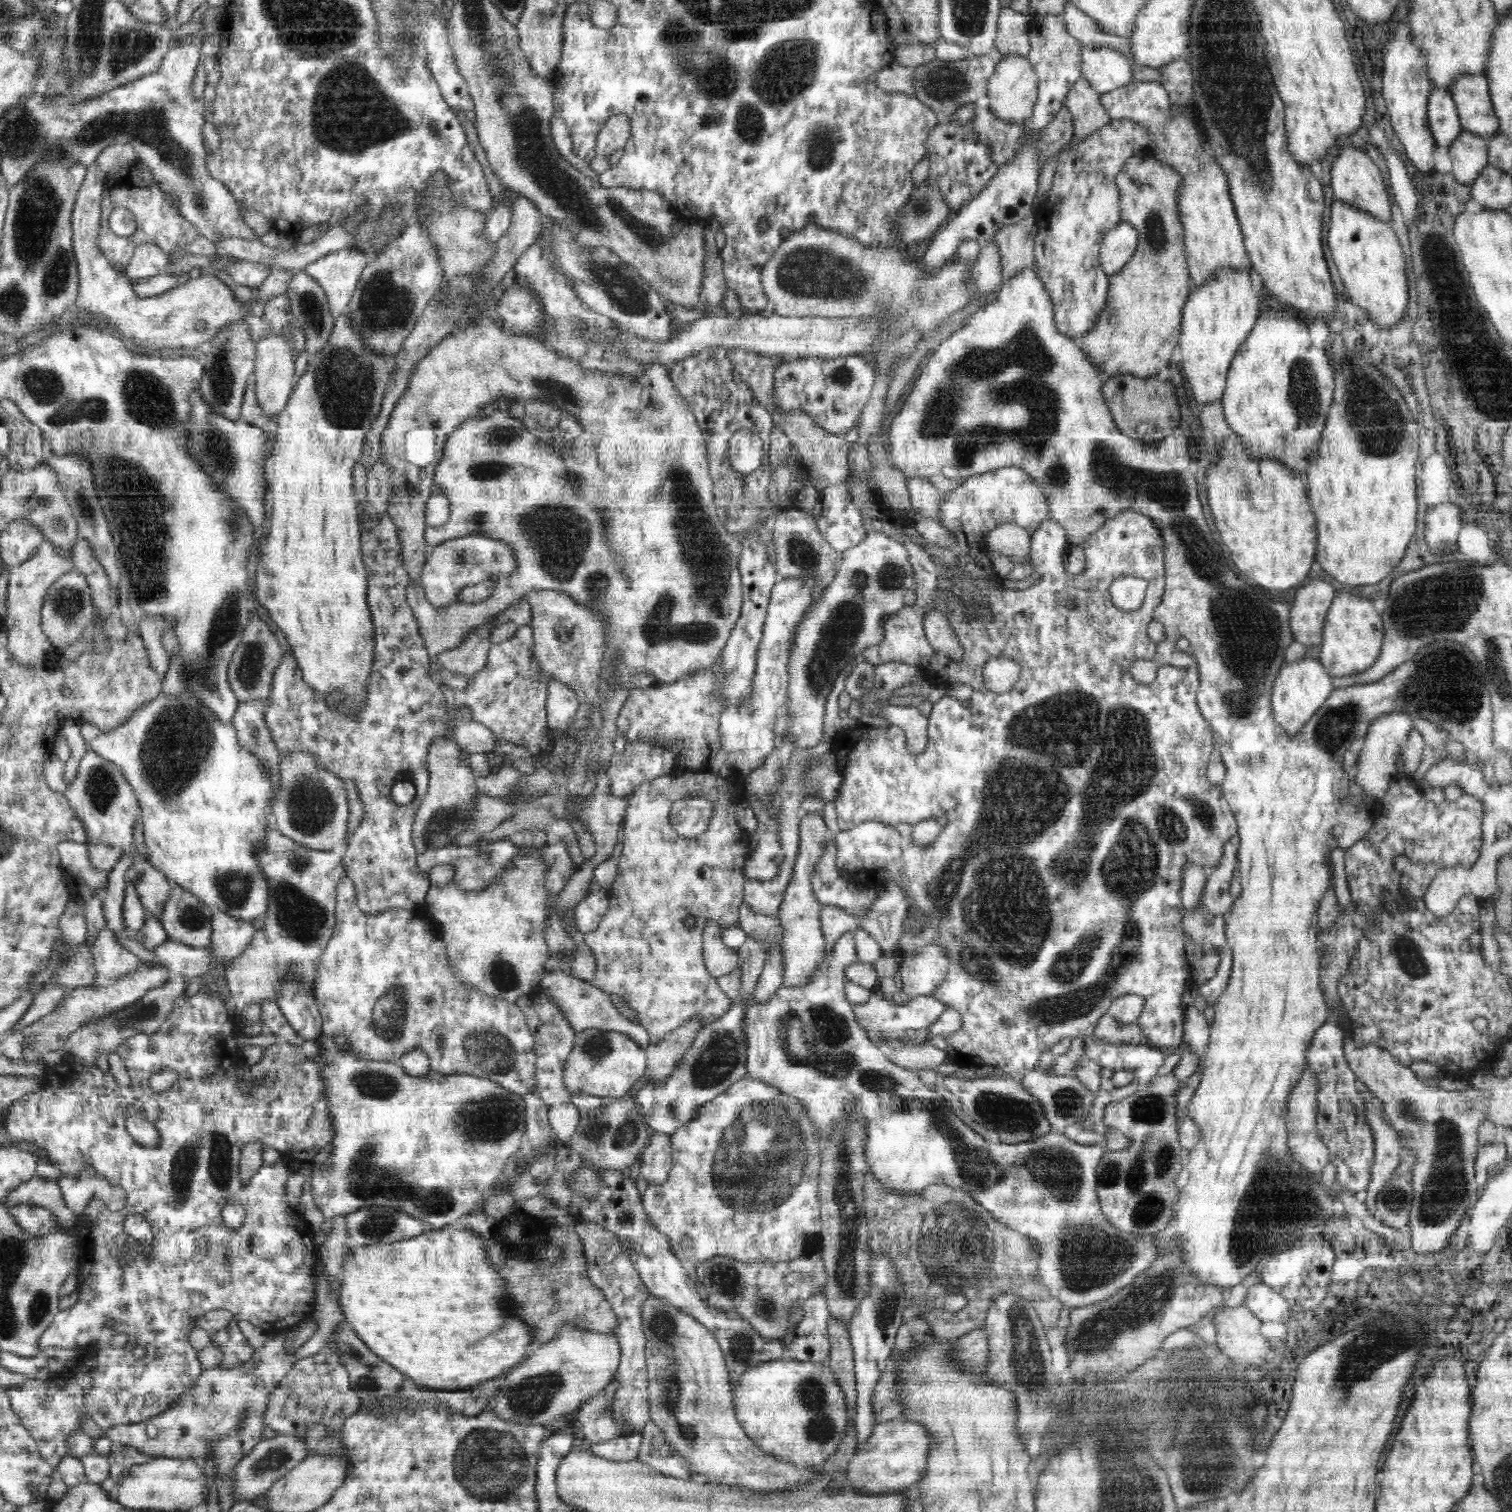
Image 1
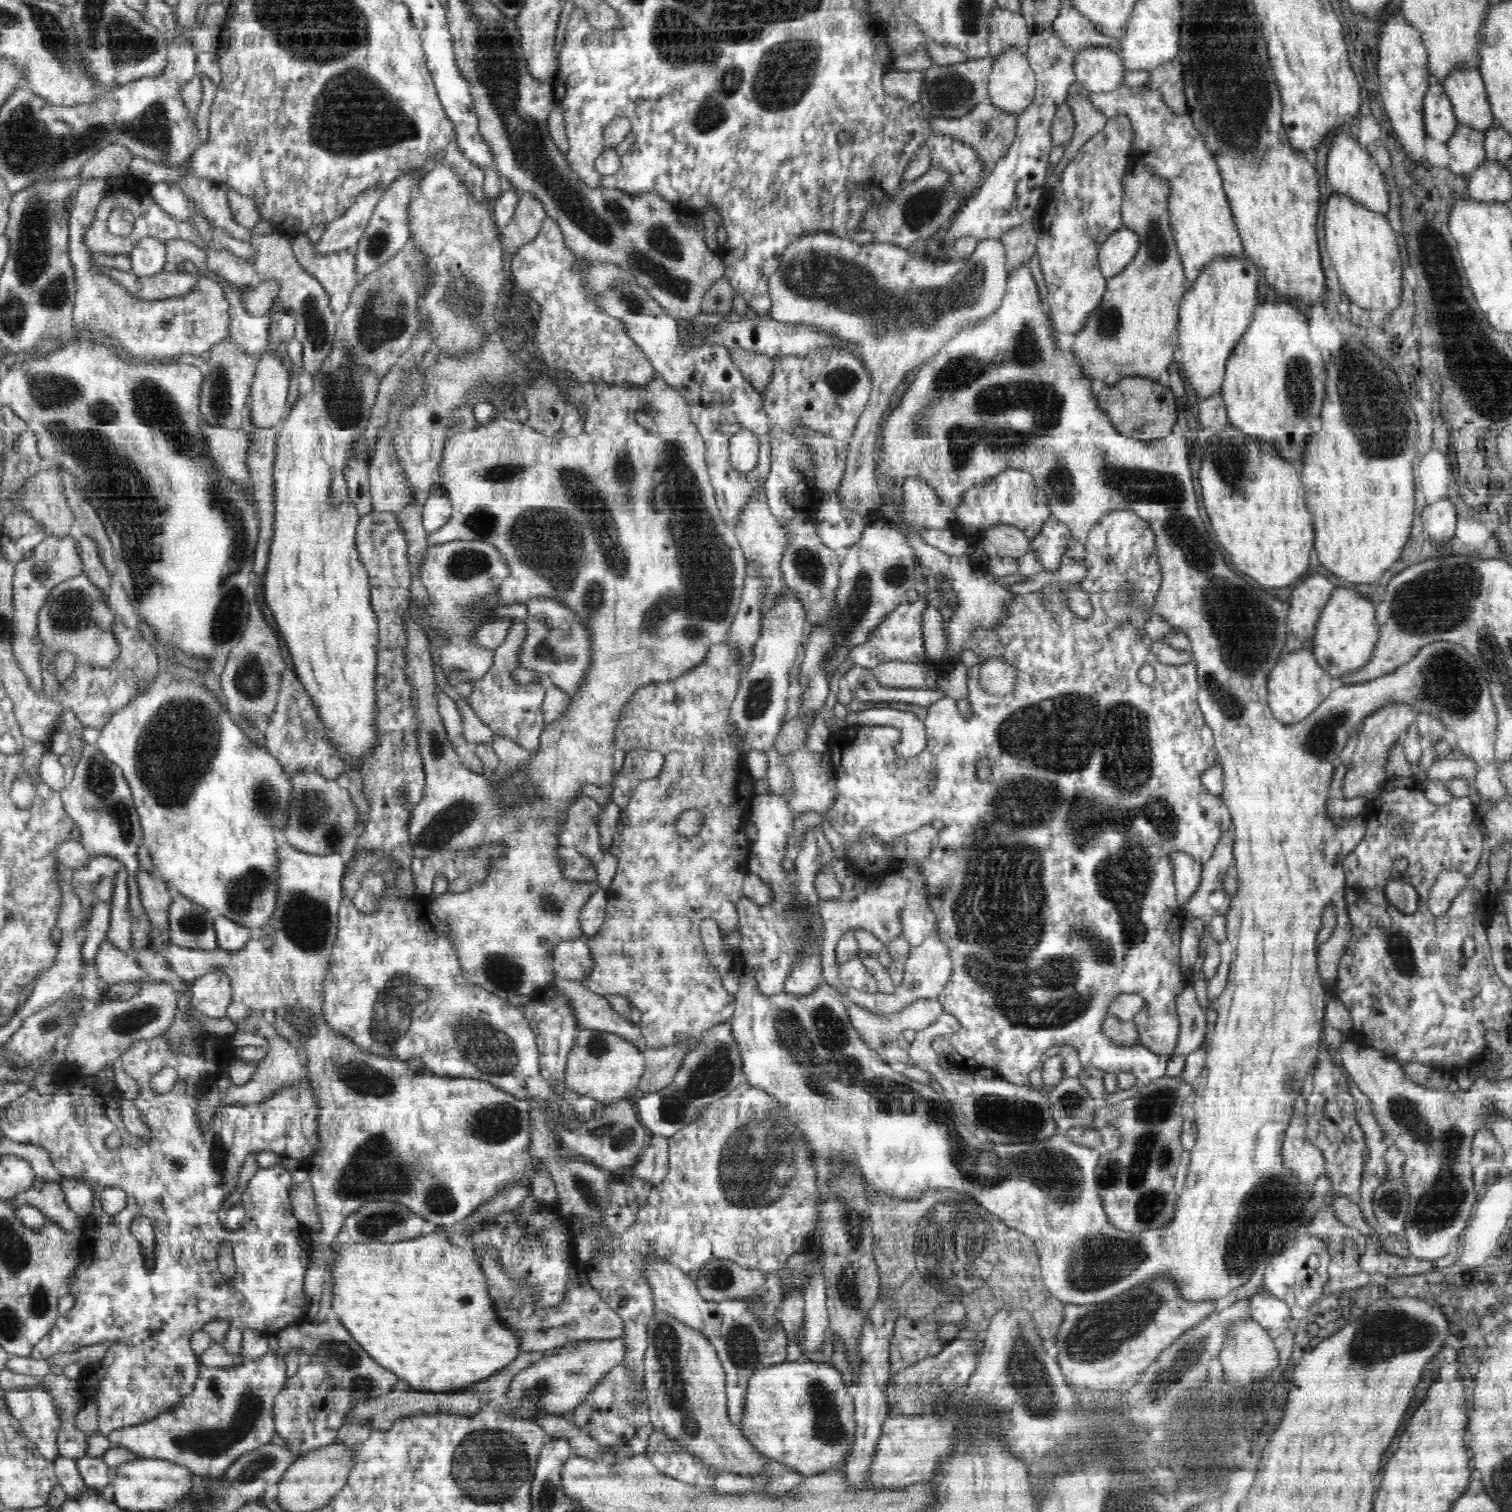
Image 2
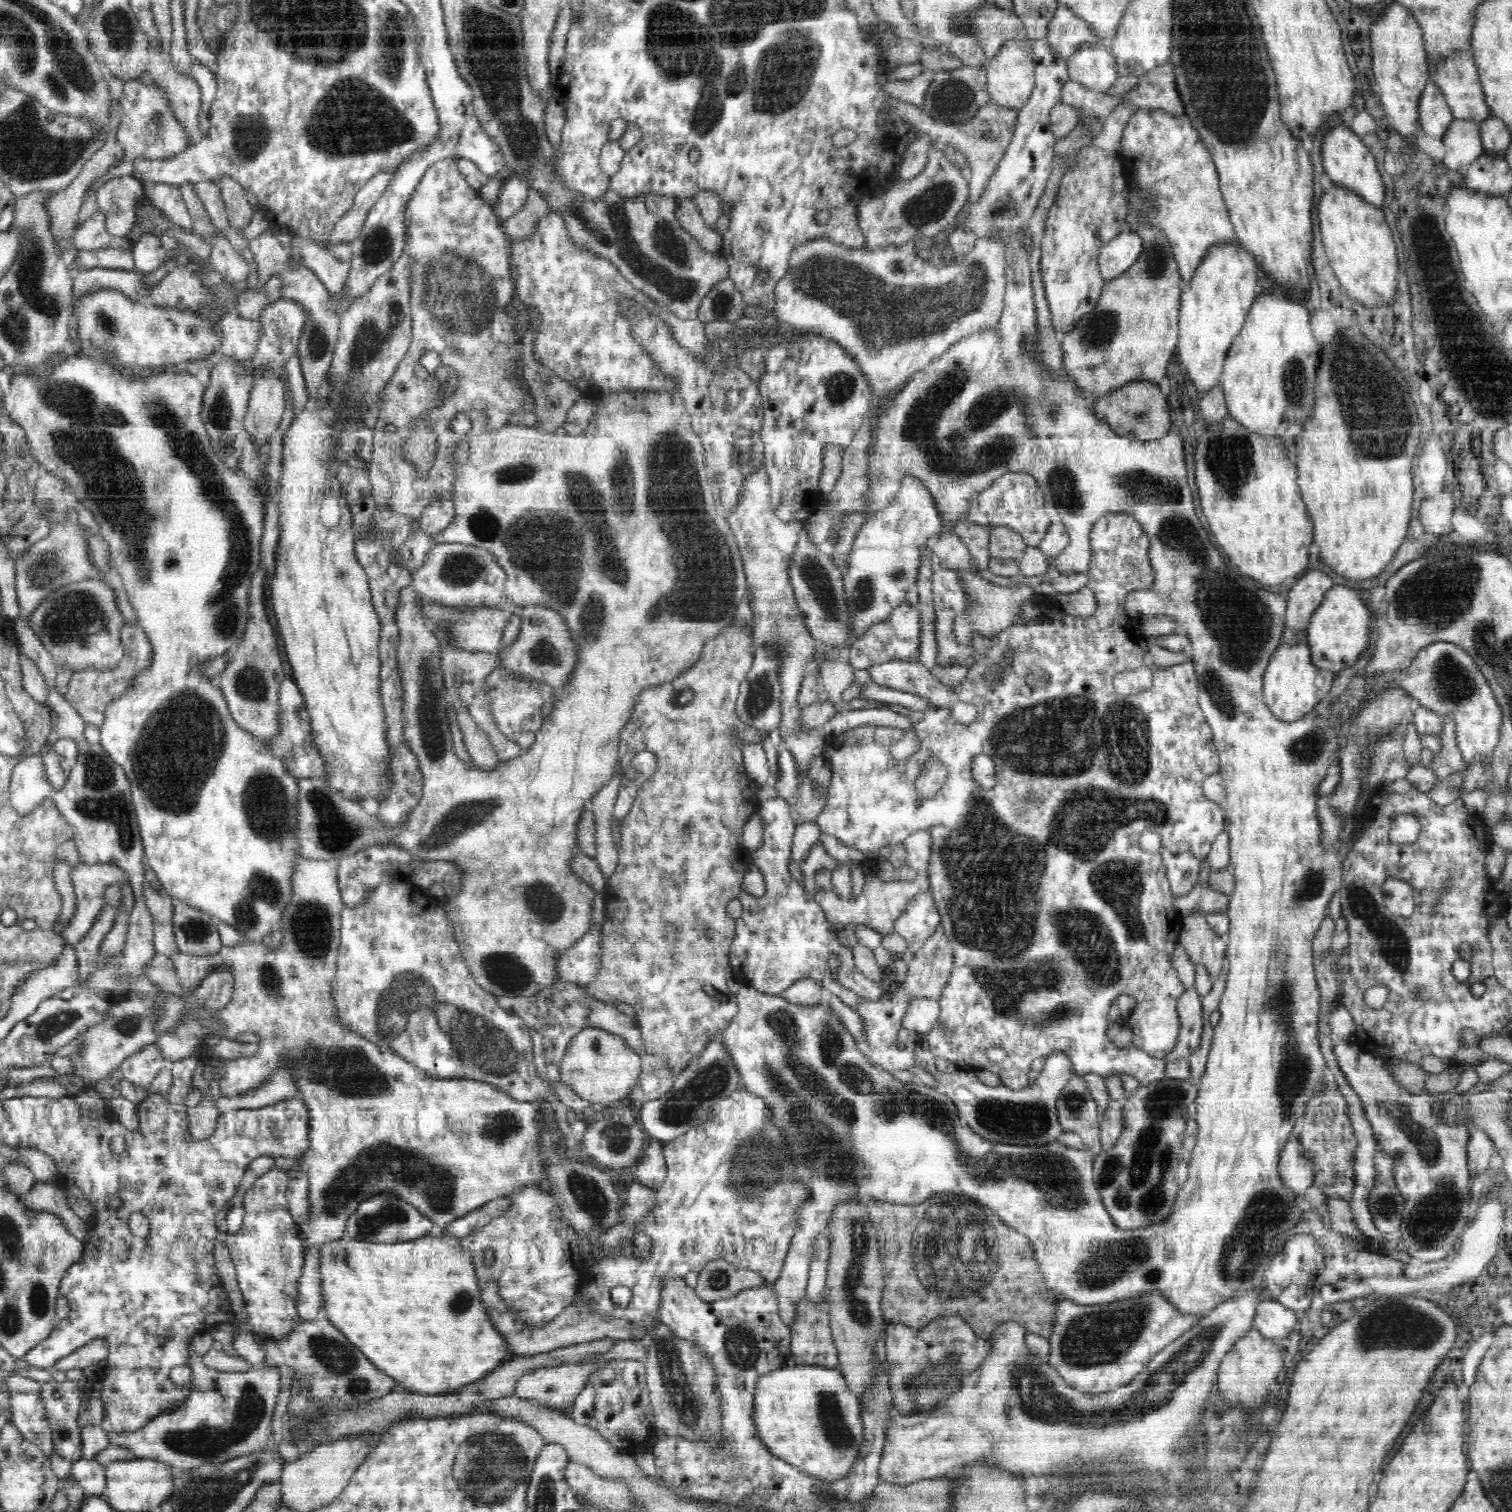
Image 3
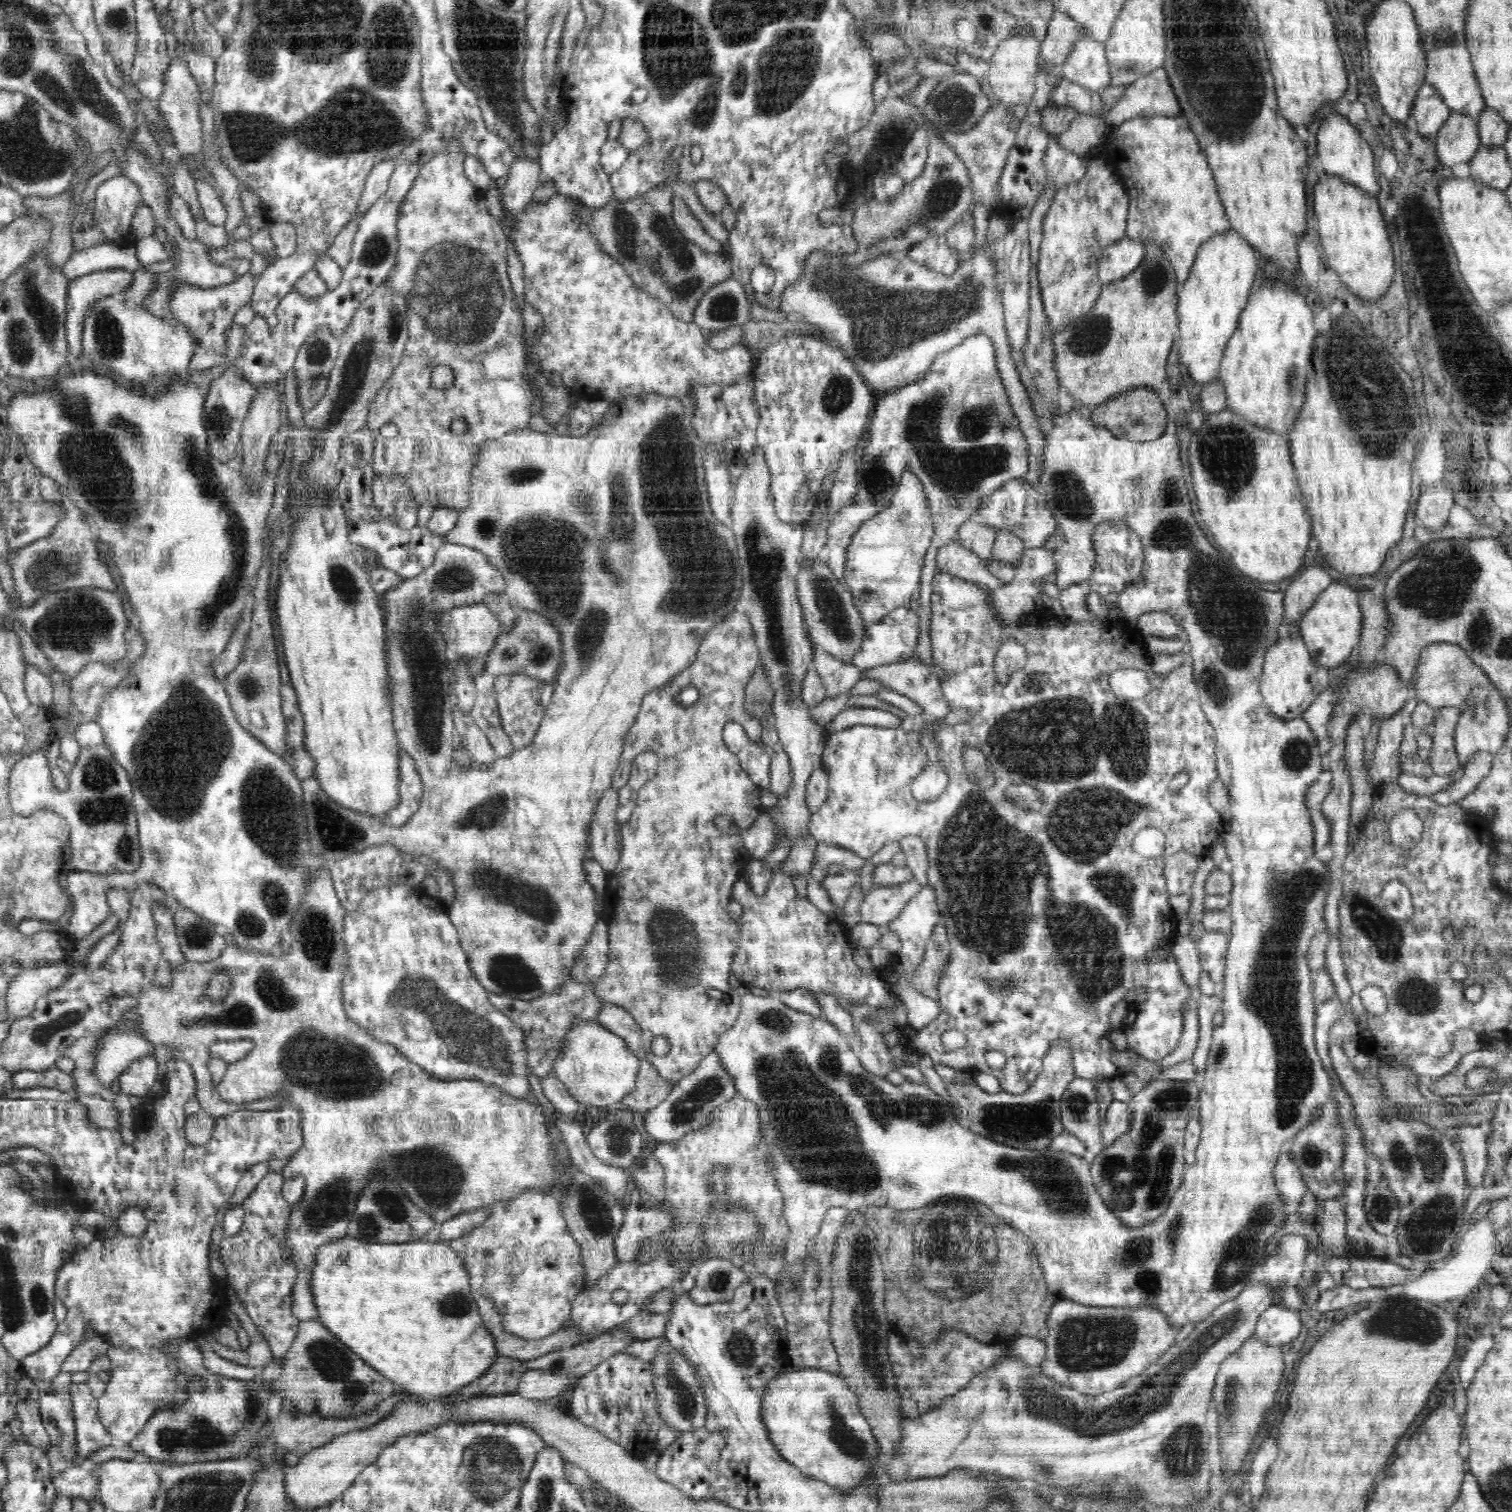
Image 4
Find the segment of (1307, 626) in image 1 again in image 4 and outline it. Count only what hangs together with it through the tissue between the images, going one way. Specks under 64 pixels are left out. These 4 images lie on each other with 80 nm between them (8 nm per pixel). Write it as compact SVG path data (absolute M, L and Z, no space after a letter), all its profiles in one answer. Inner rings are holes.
M1320 566L1306 568L1284 592L1286 624L1298 624L1318 596L1332 584L1332 576L1324 568Z

